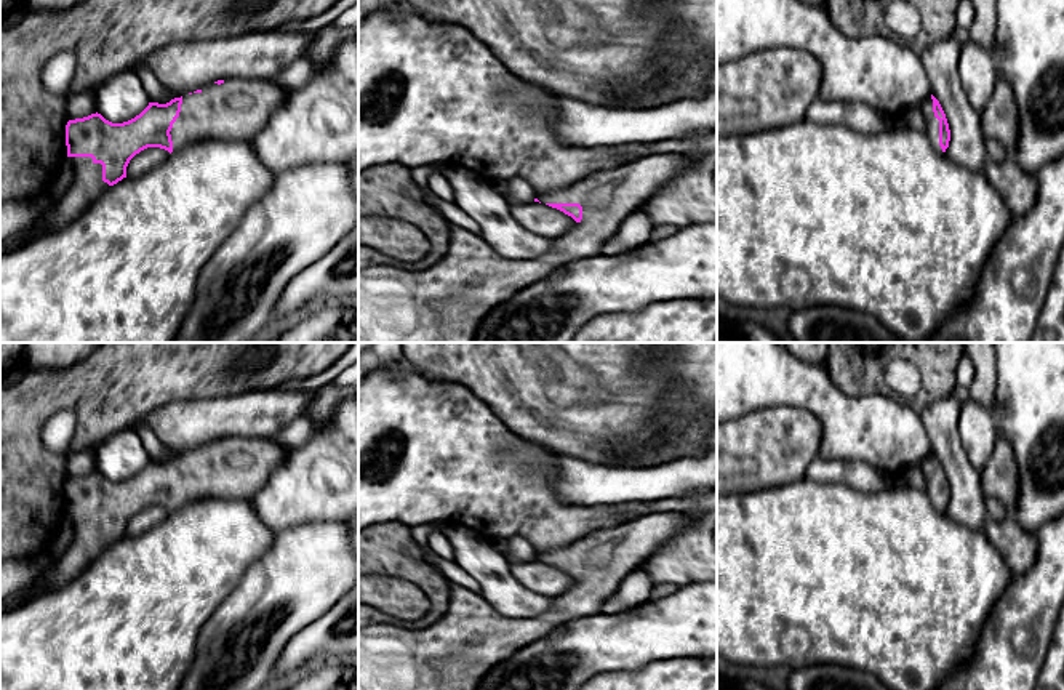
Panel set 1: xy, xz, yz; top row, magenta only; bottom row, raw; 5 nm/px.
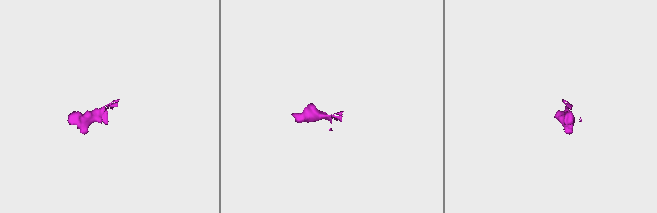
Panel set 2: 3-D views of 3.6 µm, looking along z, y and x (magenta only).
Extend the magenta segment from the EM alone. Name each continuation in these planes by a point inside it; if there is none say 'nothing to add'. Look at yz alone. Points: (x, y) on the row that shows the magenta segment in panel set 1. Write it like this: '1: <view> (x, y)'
1: yz (932, 122)

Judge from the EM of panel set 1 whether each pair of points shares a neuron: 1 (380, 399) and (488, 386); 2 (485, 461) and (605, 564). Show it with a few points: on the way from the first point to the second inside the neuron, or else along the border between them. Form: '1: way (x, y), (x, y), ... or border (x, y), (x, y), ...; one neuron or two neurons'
1: border (432, 378), (468, 386), (496, 413); two neurons
2: border (612, 525), (541, 553); two neurons

